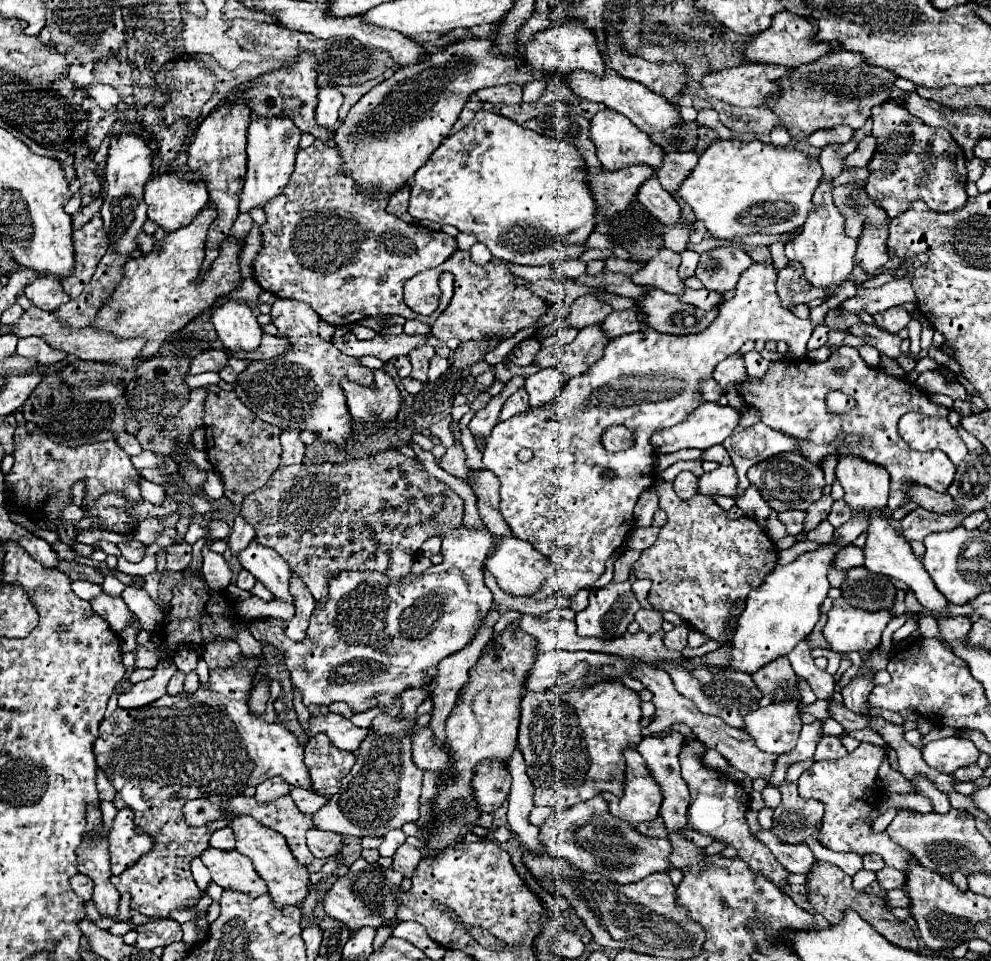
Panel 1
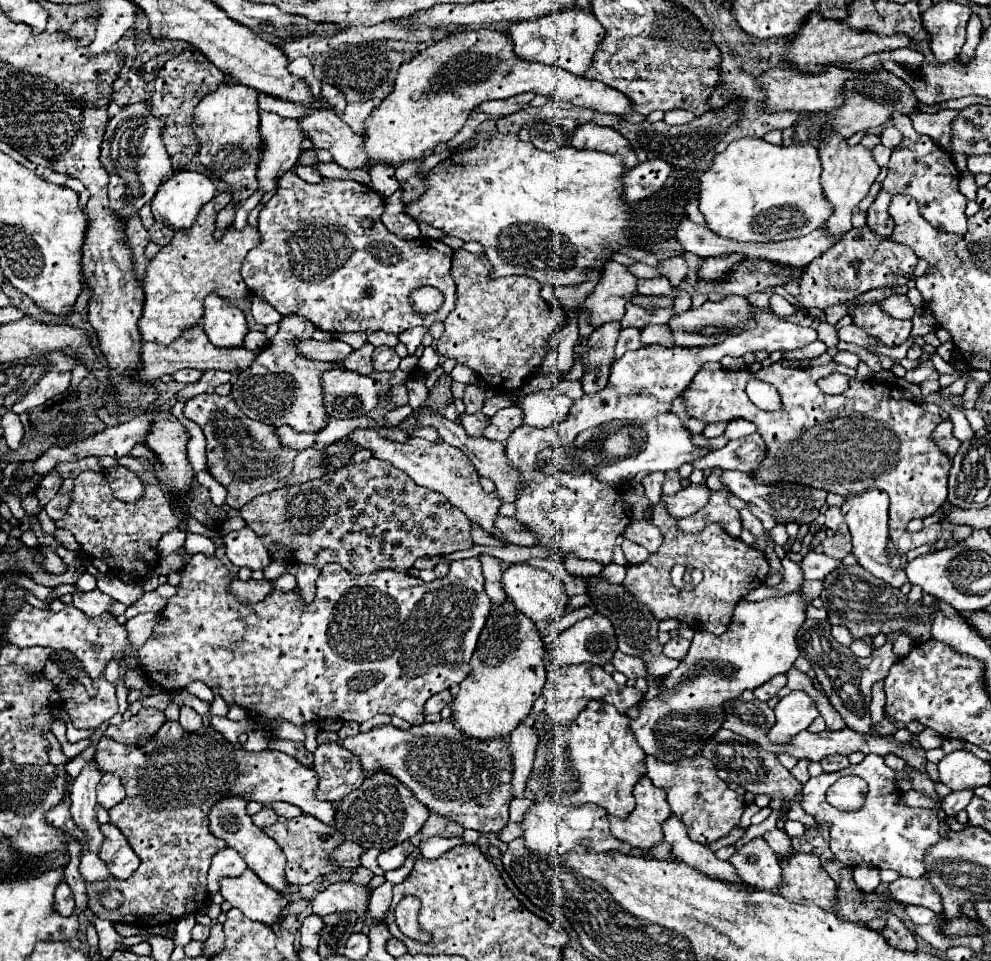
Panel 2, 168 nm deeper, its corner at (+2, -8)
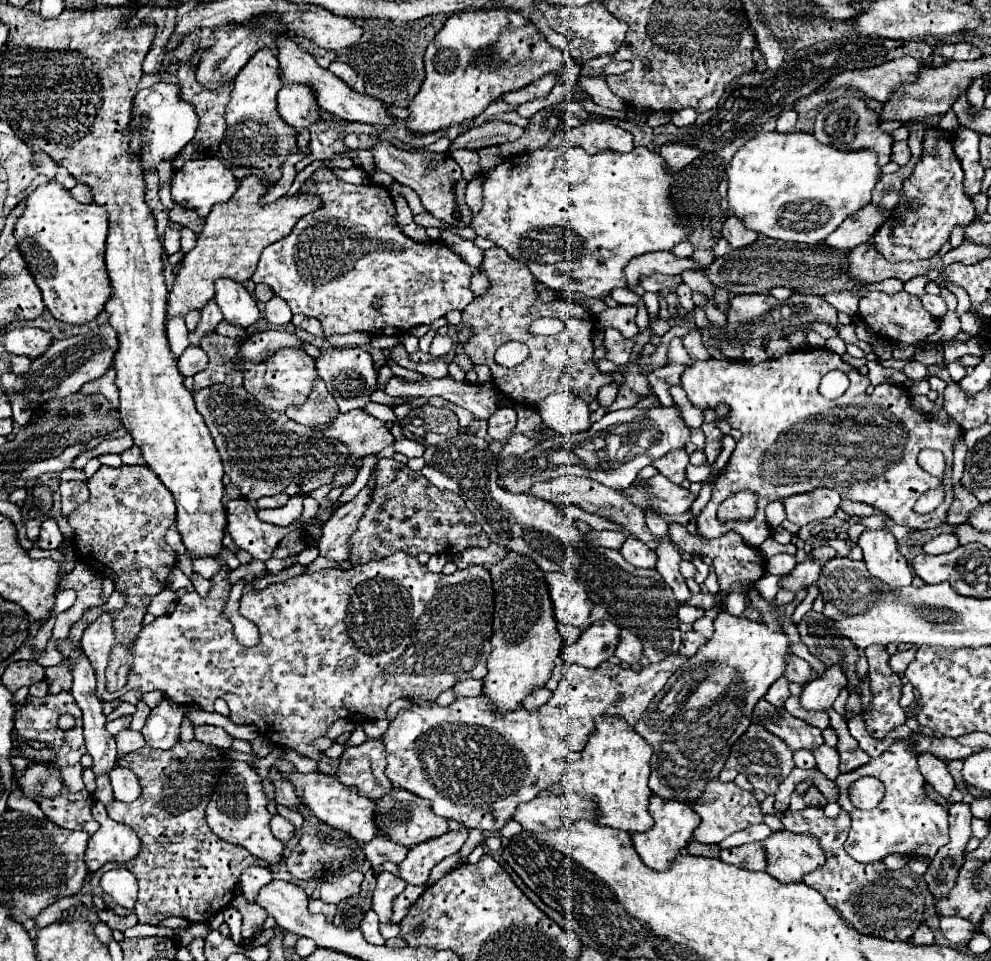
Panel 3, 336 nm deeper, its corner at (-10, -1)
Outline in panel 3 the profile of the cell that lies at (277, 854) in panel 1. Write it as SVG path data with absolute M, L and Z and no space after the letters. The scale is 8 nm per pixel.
M235 762L225 770L225 774L219 780L219 786L207 804L207 822L213 832L217 832L219 838L231 844L239 844L247 848L253 856L261 858L269 868L279 864L283 860L283 850L285 844L273 836L269 830L269 818L271 814L267 812L267 798L261 788L261 778L259 774L251 768L247 762Z

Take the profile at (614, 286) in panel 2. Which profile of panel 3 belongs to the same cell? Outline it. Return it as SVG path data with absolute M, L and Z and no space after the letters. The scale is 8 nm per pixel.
M649 252L645 256L629 260L625 266L627 288L635 288L639 284L639 278L645 274L681 274L683 270L697 270L697 264L689 258L677 258L671 252Z

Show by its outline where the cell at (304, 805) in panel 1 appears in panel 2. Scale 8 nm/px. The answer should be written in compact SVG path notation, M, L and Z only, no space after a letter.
M273 803L271 807L275 809L277 815L283 815L287 819L293 819L293 817L299 817L301 815L301 809L297 809L297 807L289 805L289 803Z

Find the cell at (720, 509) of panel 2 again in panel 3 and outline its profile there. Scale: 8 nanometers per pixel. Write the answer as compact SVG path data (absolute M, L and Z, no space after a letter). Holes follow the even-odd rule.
M831 350L791 352L761 364L749 364L747 360L699 360L685 368L681 386L701 414L705 414L707 408L717 410L719 404L727 404L727 422L731 428L739 428L745 434L727 468L715 480L709 504L697 516L697 534L703 538L717 538L725 534L727 528L735 528L735 532L743 534L747 544L759 548L771 536L771 528L765 522L765 506L789 494L809 492L819 486L835 488L841 498L871 504L895 524L925 530L939 526L955 500L951 464L953 448L963 434L959 424L945 408L941 408L937 416L917 412L903 386L871 386L867 374L845 364L841 356ZM829 370L845 372L851 382L845 394L835 400L827 400L819 394L819 382ZM925 448L943 452L943 478L931 476L917 464L917 456ZM939 486L945 490L943 504L929 514L917 514L913 510L915 502L927 490ZM739 490L753 490L753 494L757 494L759 512L747 522L719 522L719 504Z

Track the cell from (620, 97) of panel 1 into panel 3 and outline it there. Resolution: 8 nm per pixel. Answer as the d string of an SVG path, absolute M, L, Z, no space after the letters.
M509 8L451 14L425 50L425 80L405 118L413 134L433 134L477 118L499 96L521 90L545 74L561 76L567 58L551 48L533 22Z

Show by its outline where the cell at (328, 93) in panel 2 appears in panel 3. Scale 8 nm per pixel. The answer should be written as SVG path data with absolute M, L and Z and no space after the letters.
M331 62L329 70L331 70L337 78L341 78L349 88L353 88L355 92L363 92L363 82L361 82L361 78L359 78L345 62Z

